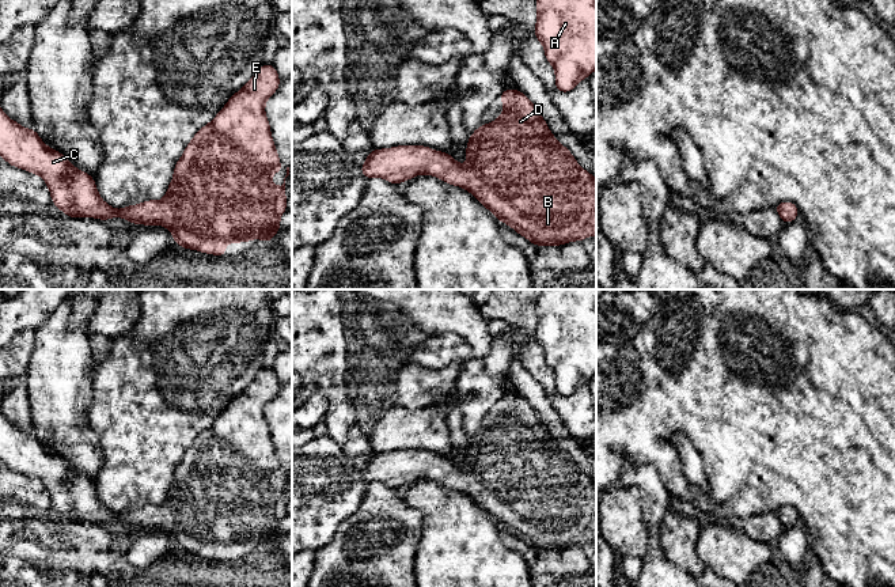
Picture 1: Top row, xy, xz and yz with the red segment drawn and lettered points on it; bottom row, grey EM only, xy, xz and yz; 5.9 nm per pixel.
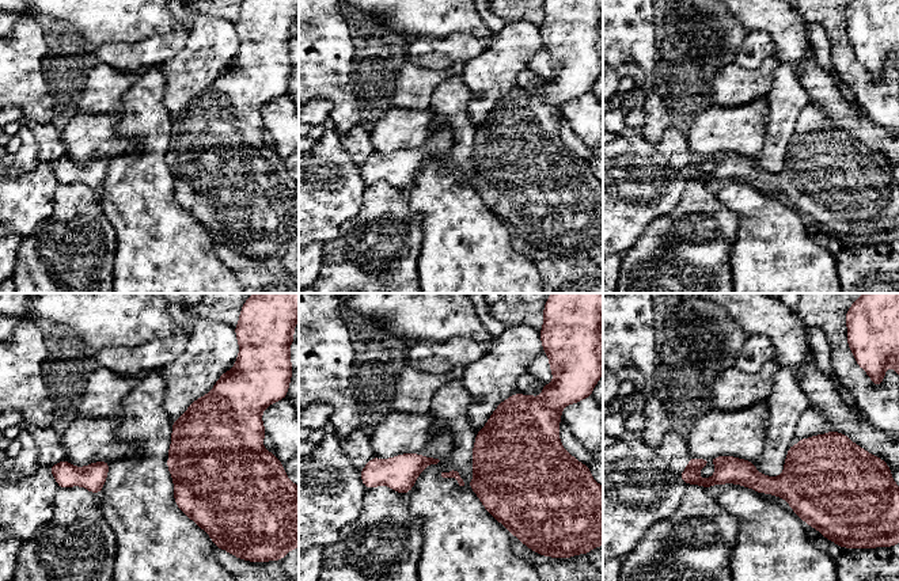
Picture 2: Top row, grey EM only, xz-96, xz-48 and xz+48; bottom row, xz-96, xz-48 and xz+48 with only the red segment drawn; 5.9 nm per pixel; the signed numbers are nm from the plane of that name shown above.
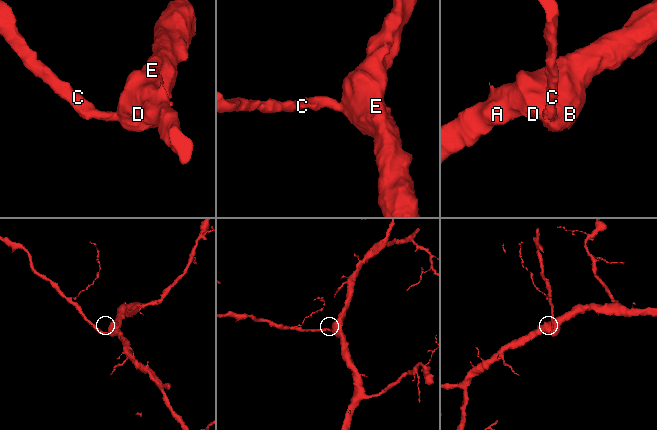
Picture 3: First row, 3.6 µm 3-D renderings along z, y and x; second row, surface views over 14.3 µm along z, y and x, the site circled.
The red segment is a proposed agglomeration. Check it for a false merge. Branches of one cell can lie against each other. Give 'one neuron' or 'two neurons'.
one neuron

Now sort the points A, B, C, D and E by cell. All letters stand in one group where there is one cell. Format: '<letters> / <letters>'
A B C D E

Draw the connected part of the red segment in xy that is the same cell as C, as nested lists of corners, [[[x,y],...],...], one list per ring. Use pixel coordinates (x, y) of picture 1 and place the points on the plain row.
[[[263,368],[217,420],[194,439],[177,466],[168,495],[160,505],[147,504],[114,514],[101,503],[90,478],[72,470],[61,457],[49,452],[35,433],[26,433],[8,423],[1,412],[0,461],[14,472],[39,480],[50,495],[53,508],[69,522],[122,522],[132,529],[159,529],[171,535],[178,550],[224,561],[230,546],[270,546],[281,533],[280,520],[288,514],[285,482],[281,491],[270,486],[282,472],[265,419],[265,408],[280,387],[276,372]]]

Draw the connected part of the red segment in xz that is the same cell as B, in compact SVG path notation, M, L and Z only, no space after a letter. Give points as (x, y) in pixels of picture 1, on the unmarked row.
M504 394L500 405L505 409L500 421L492 428L482 428L469 442L466 470L458 467L448 457L425 450L398 450L369 455L367 466L360 470L363 480L368 484L380 481L395 489L418 478L437 481L445 488L469 495L501 527L512 531L535 550L561 550L596 539L596 482L581 473L572 457L557 446L538 412L522 395Z

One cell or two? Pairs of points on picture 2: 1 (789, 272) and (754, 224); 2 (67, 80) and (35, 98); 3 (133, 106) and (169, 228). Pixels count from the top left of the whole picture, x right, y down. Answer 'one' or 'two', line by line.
1: one
2: two
3: one

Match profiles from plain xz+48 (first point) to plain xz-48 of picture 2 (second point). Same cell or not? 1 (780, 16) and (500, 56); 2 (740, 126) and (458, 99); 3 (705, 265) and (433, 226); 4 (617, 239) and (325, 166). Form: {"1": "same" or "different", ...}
{"1": "different", "2": "different", "3": "different", "4": "same"}

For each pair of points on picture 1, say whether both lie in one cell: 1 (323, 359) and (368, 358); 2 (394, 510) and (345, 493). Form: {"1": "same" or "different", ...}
{"1": "different", "2": "different"}

